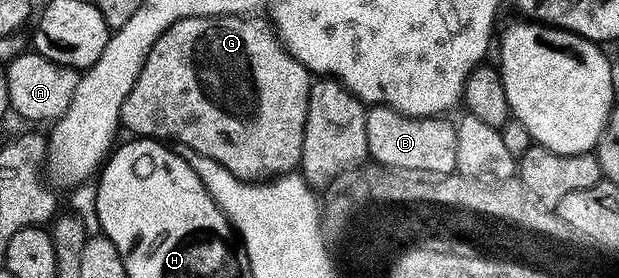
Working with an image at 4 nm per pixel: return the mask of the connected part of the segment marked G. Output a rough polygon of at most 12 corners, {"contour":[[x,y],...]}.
{"contour":[[185,16],[123,129],[262,182],[302,163],[312,73],[265,19]]}

